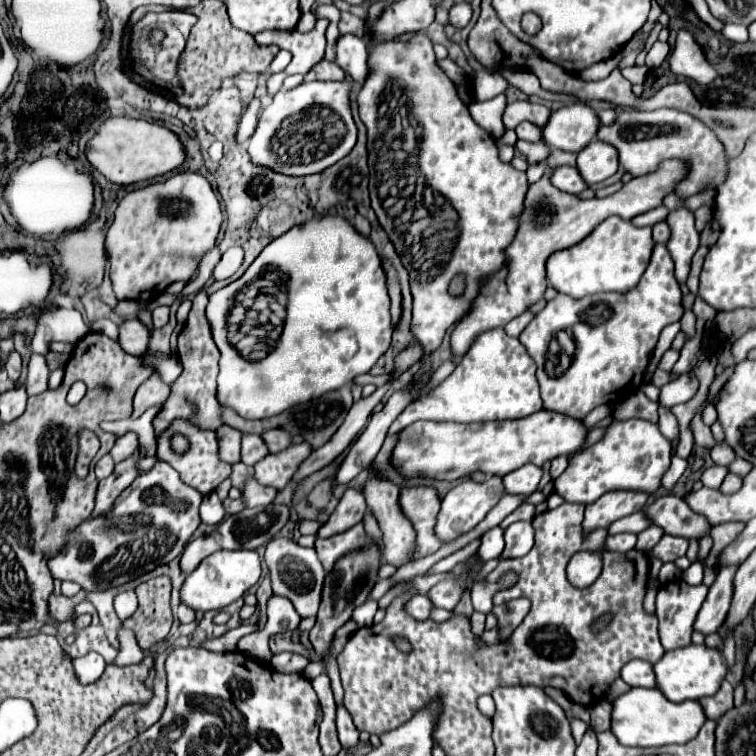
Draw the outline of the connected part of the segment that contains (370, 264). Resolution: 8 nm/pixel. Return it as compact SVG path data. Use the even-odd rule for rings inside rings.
M340 216L310 220L272 240L242 278L210 294L206 312L210 324L214 324L214 342L222 354L218 402L248 420L278 416L292 406L338 390L358 374L370 372L390 348L394 332L386 274L378 252L368 238L360 236ZM266 268L276 268L288 276L288 316L278 346L264 360L250 362L228 342L226 324L236 294Z

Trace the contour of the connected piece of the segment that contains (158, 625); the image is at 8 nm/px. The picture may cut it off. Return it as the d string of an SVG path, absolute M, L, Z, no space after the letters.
M158 576L136 588L138 610L122 622L122 628L136 634L138 646L150 648L156 642L164 640L172 626L170 612L170 578Z

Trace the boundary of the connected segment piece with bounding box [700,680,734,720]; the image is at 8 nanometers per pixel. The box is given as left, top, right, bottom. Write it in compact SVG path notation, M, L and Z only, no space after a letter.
M724 680L720 690L712 696L702 698L700 704L706 708L706 716L710 720L718 720L720 716L724 716L734 706L734 688L732 688L732 684L728 680Z

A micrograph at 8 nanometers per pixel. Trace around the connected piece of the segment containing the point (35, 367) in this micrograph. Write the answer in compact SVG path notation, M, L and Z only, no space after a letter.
M32 354L30 364L28 364L28 376L26 376L28 396L46 392L48 390L48 376L50 376L50 370L46 366L46 360L38 354Z

